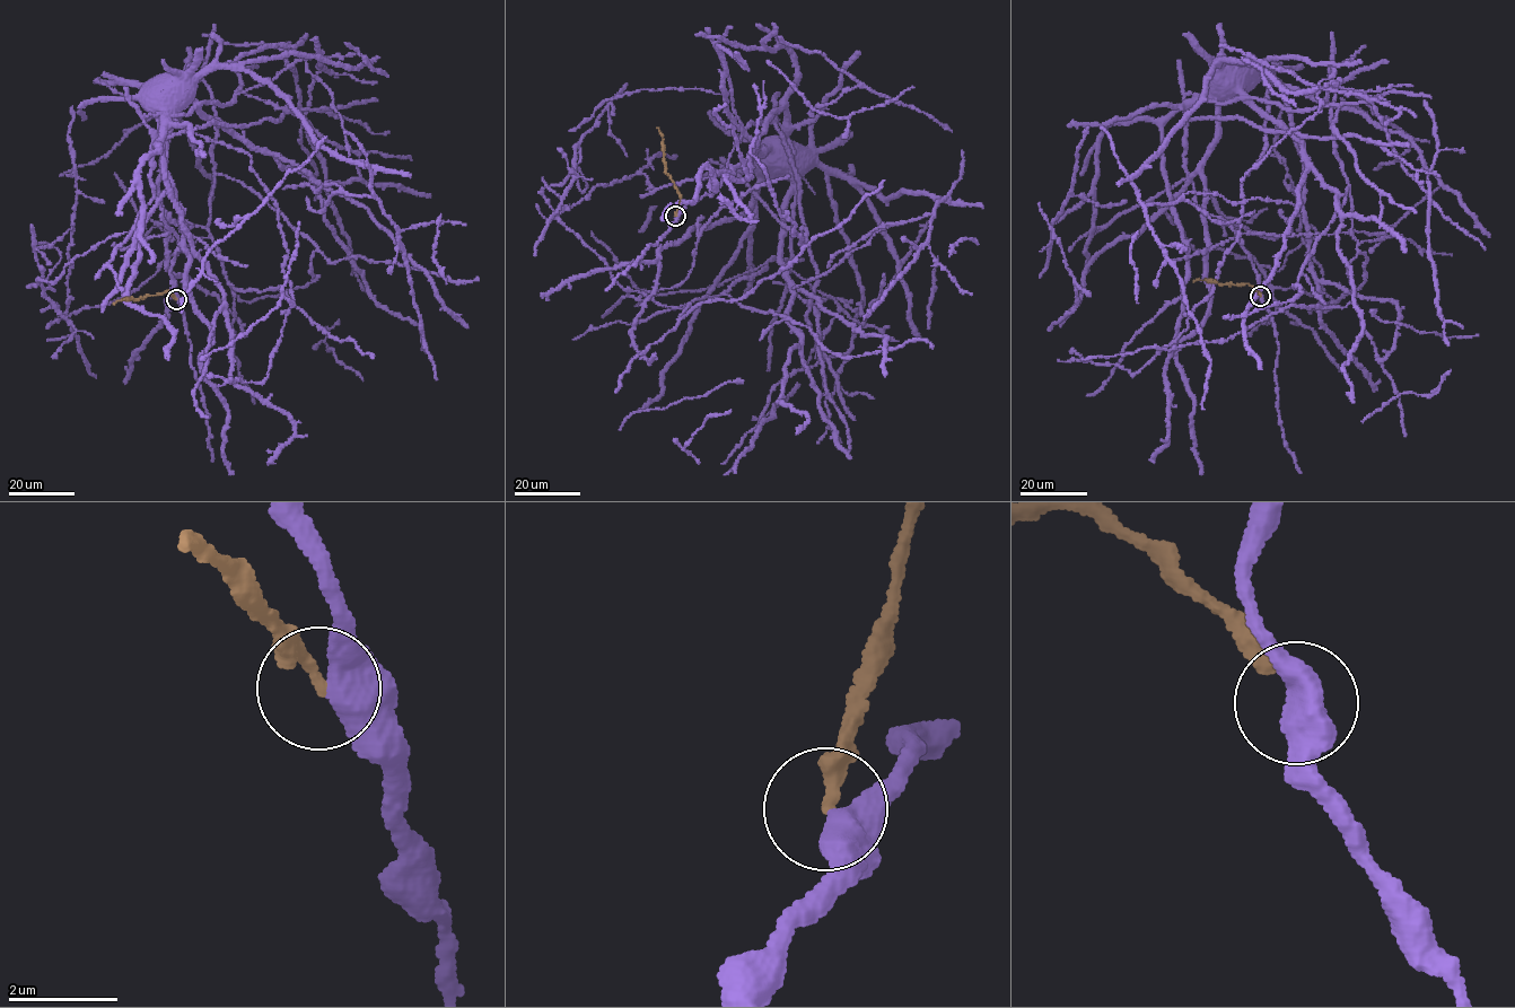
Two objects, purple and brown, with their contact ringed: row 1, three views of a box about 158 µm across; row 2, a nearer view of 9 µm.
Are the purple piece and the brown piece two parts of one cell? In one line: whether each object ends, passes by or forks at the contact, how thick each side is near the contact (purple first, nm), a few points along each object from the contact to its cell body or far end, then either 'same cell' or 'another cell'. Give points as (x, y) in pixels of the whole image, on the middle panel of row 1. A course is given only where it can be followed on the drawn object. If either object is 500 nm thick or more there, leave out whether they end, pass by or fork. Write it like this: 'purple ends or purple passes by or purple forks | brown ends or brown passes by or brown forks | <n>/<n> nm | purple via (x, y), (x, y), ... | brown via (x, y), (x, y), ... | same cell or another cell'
500/220 nm | purple via (675, 216), (686, 203), (715, 192), (751, 122), (772, 120), (774, 112), (787, 142), (805, 152) | brown via (675, 216), (680, 193), (666, 172), (662, 134), (657, 128) | another cell

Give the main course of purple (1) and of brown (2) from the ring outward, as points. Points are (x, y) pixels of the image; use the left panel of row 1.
1: (176, 299), (169, 270), (178, 243), (155, 196), (152, 133), (143, 120), (165, 113), (169, 82), (178, 75)
2: (175, 299), (165, 291), (113, 304)

